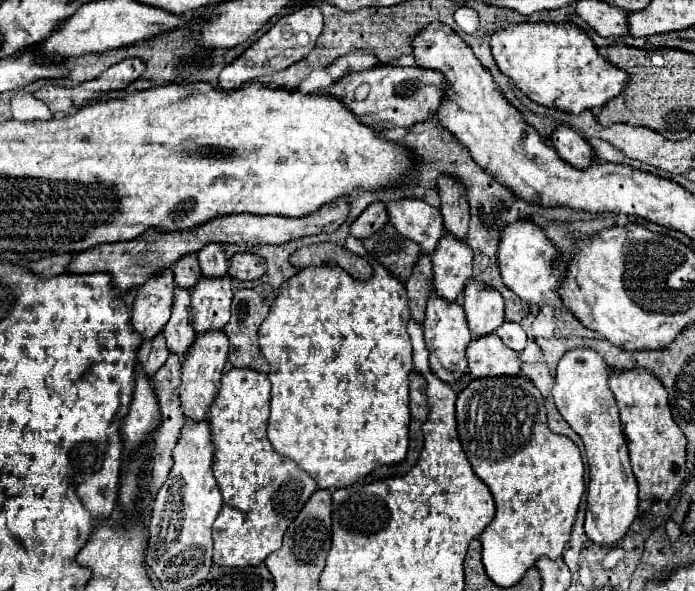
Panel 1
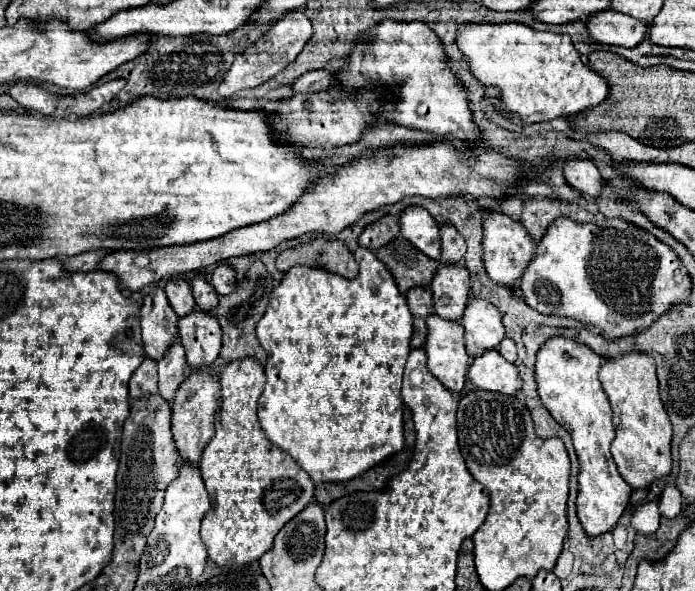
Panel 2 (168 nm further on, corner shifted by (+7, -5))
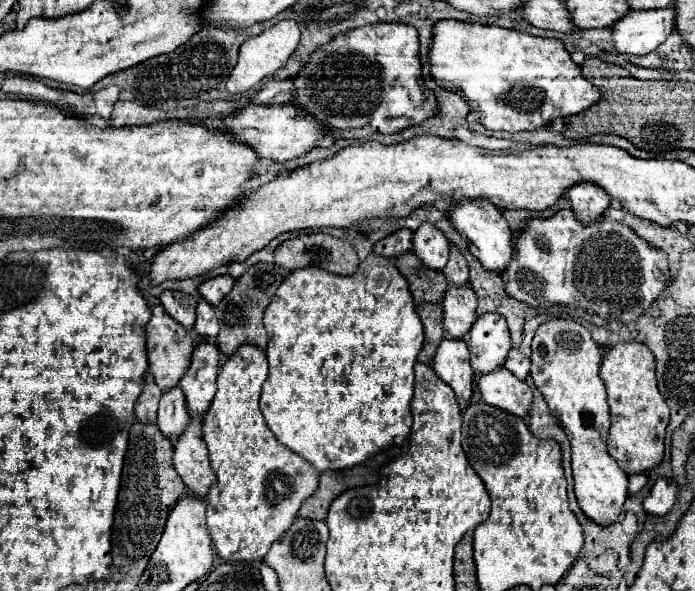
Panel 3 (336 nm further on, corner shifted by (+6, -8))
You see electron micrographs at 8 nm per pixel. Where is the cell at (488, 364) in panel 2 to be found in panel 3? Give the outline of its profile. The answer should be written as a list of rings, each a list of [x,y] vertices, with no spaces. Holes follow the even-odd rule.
[[[505,367],[481,375],[479,391],[483,395],[483,401],[493,407],[499,407],[521,419],[529,415],[533,393],[525,381],[517,379]]]

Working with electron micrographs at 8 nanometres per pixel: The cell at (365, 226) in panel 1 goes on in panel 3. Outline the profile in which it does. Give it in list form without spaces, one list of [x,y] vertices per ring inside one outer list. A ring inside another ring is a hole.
[[[399,229],[399,233],[391,233],[391,237],[385,237],[375,245],[375,253],[383,257],[399,257],[401,253],[407,253],[413,249],[413,231],[411,229]]]

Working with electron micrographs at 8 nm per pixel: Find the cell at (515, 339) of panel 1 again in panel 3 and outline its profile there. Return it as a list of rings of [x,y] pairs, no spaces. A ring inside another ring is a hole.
[[[511,349],[511,353],[507,355],[507,361],[505,361],[505,369],[509,369],[519,379],[529,377],[529,365],[531,365],[531,361],[519,349]]]

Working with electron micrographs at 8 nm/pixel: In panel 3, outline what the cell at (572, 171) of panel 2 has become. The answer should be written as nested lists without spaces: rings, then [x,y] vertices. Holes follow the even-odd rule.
[[[581,183],[581,185],[573,185],[567,191],[567,197],[571,199],[571,209],[575,213],[575,217],[579,217],[581,223],[591,223],[603,217],[605,209],[609,207],[609,195],[593,185],[593,183]]]

